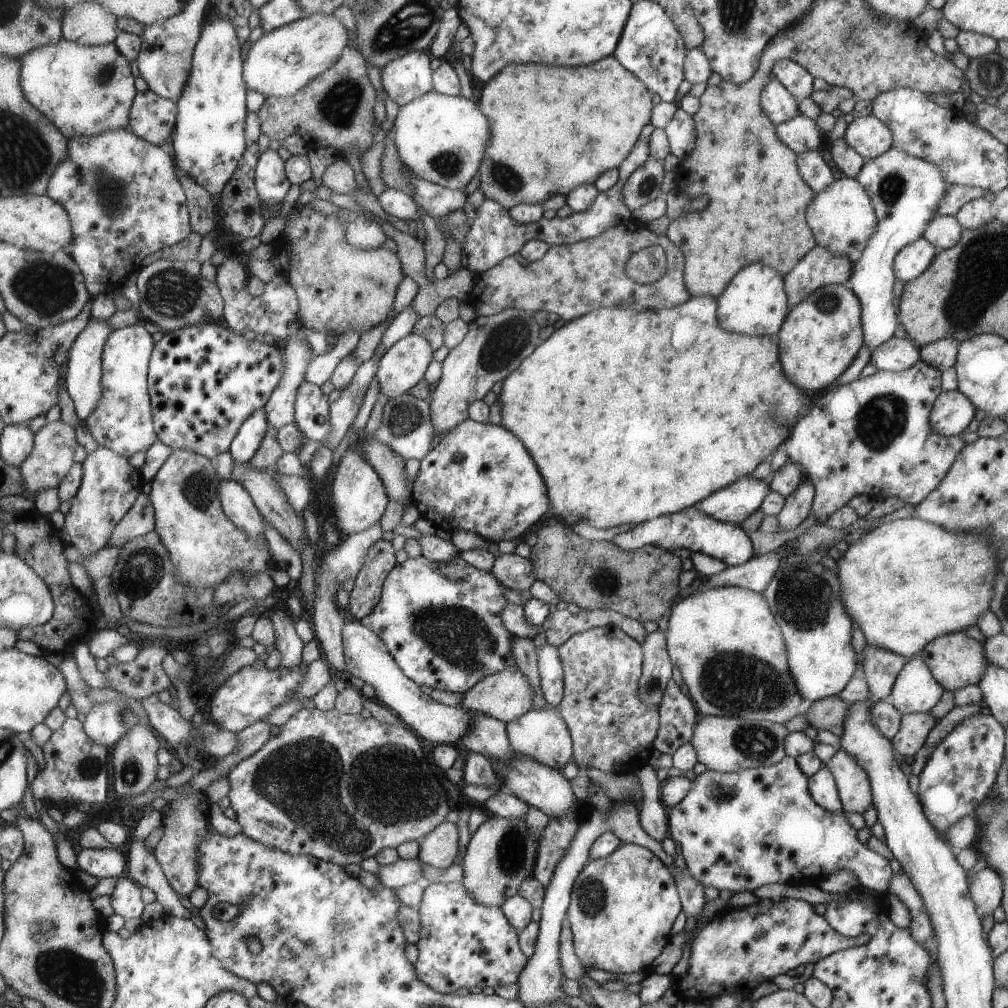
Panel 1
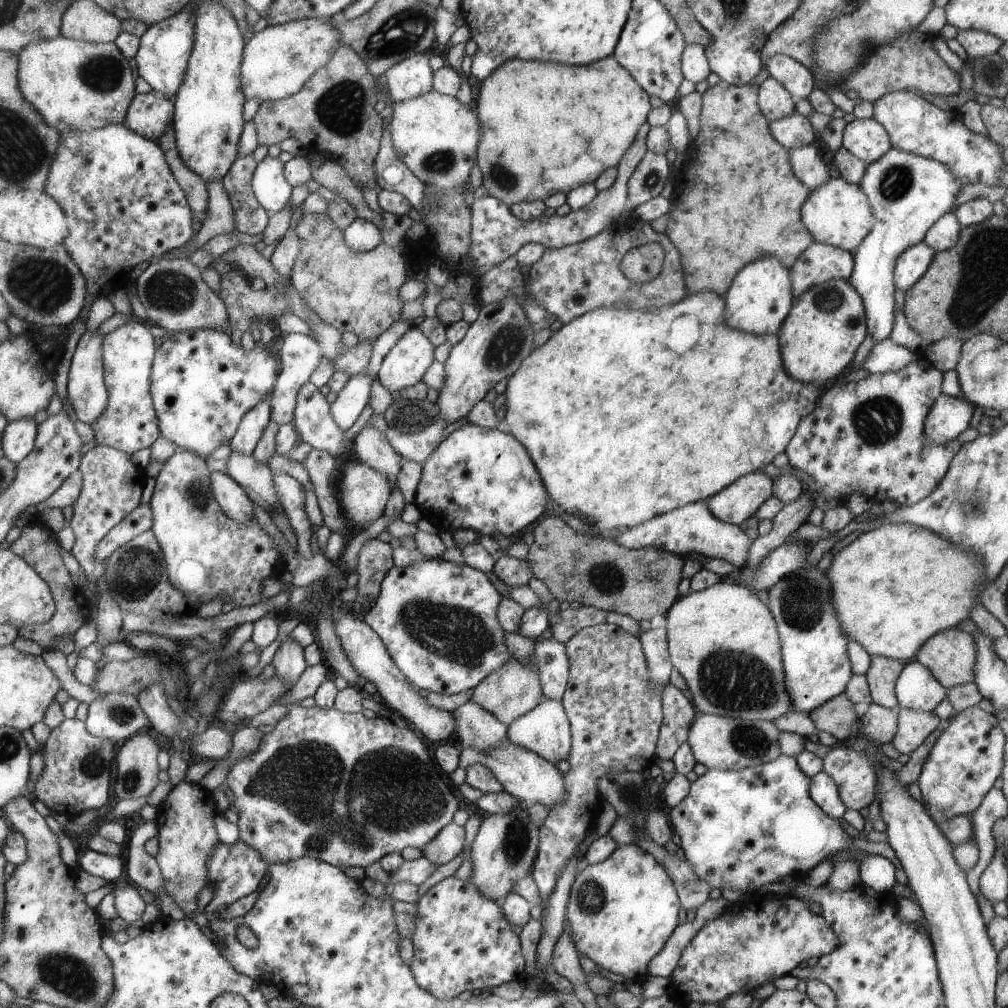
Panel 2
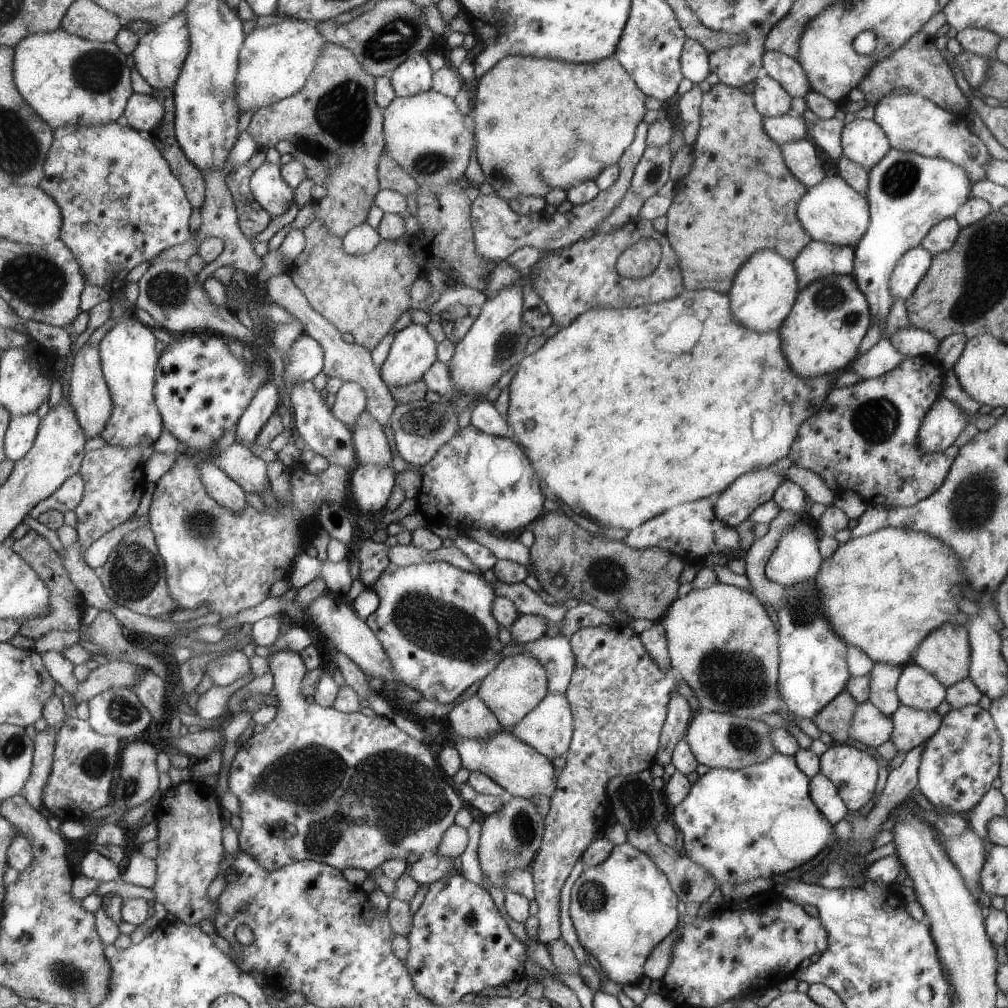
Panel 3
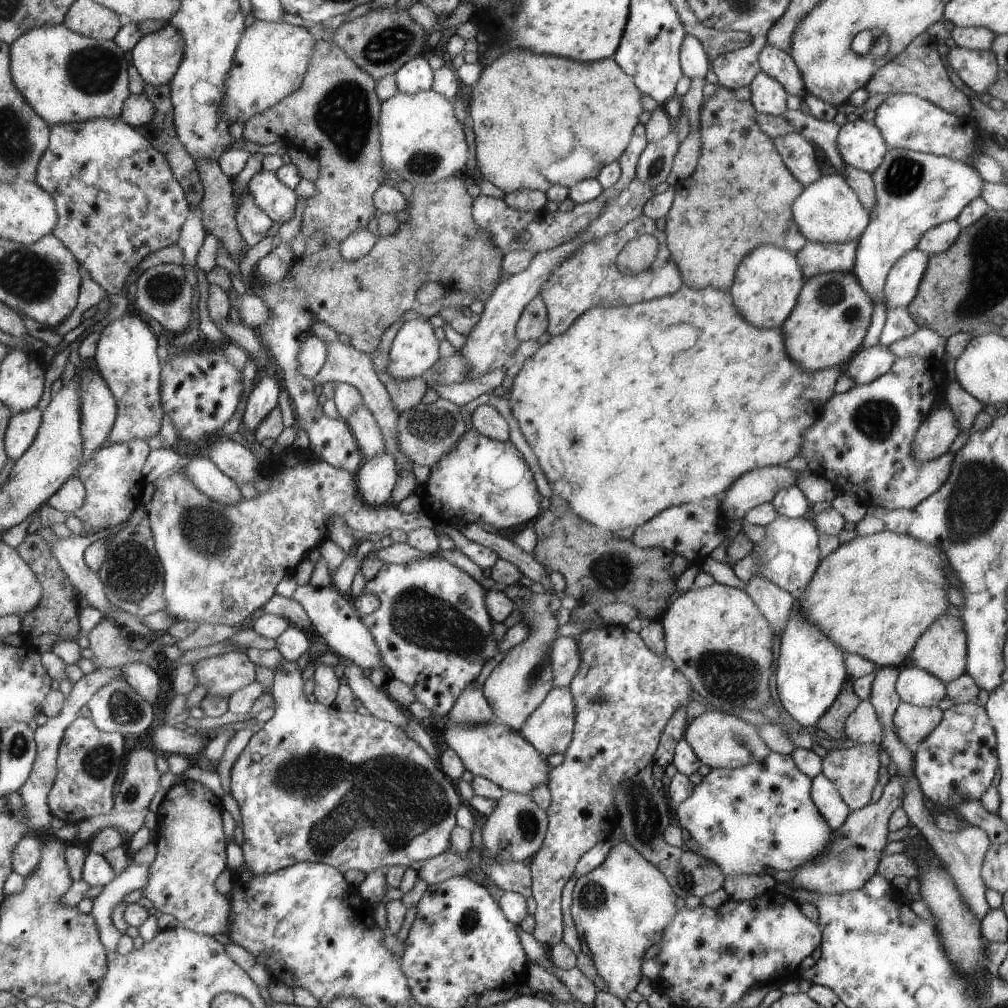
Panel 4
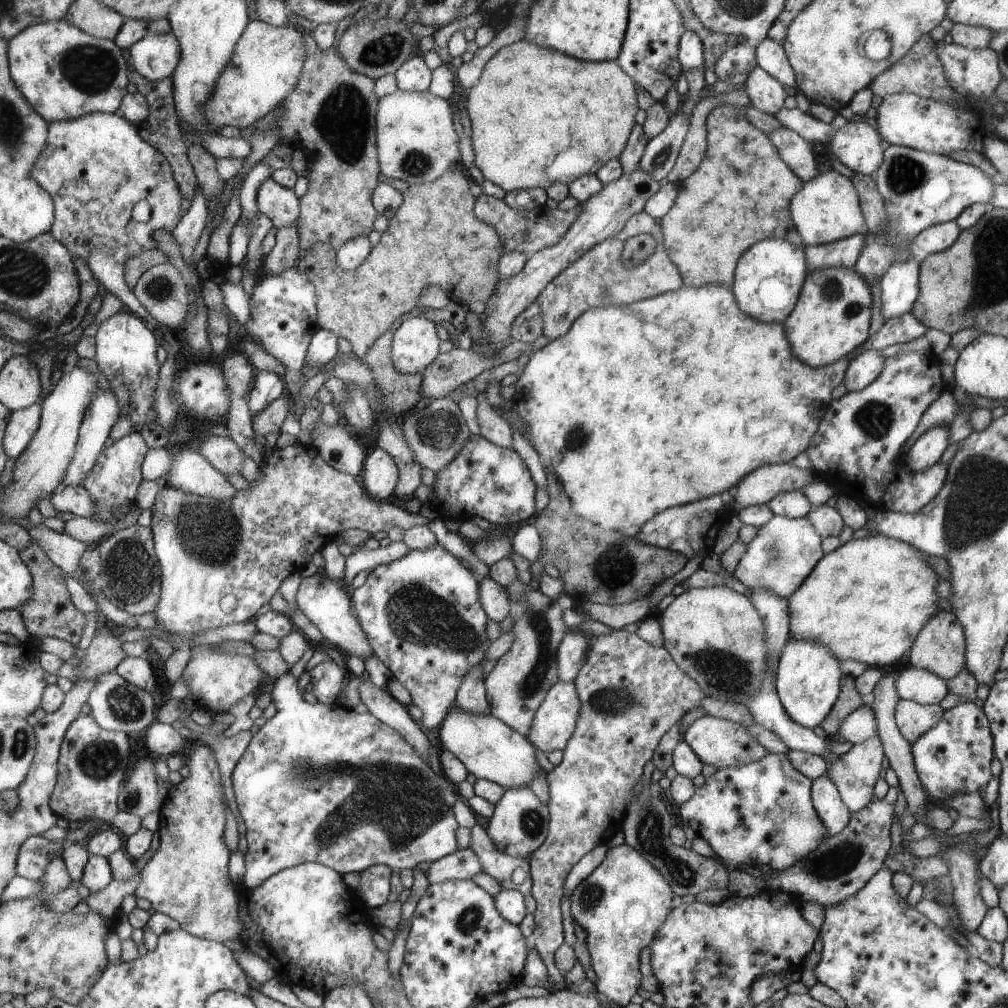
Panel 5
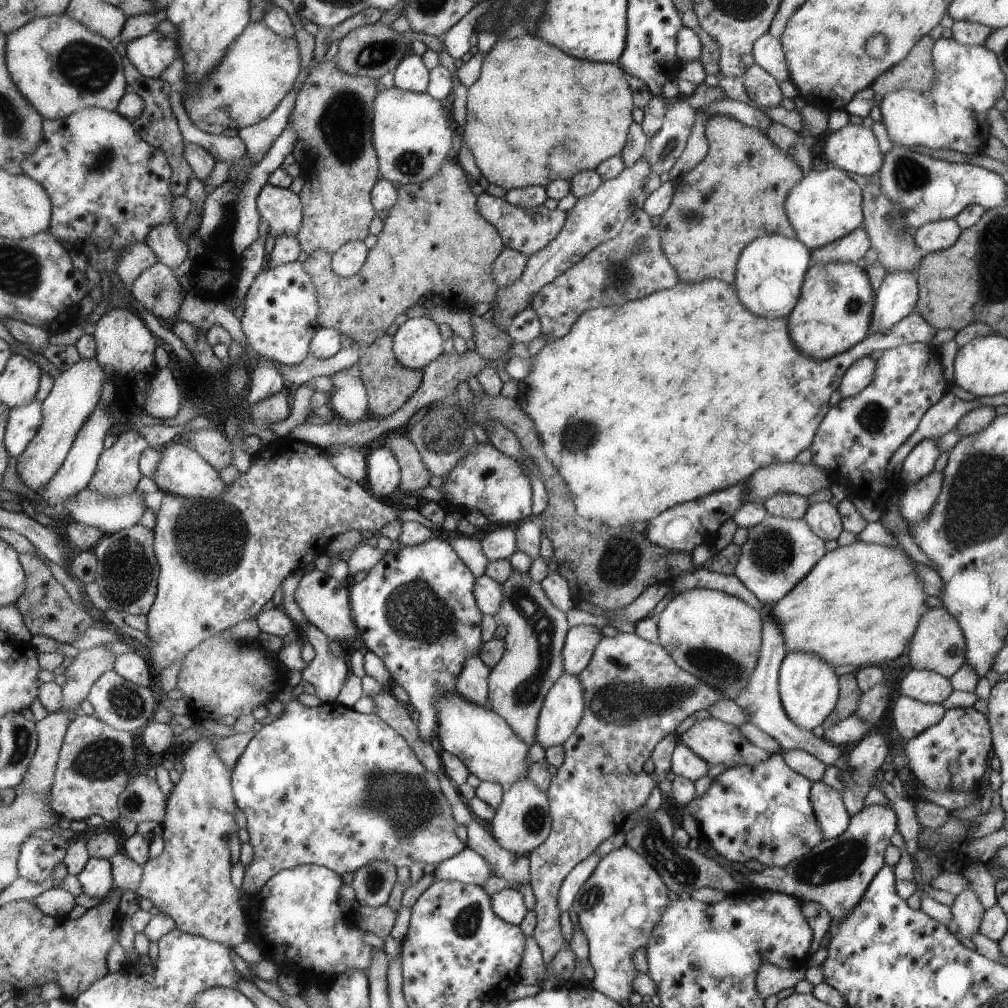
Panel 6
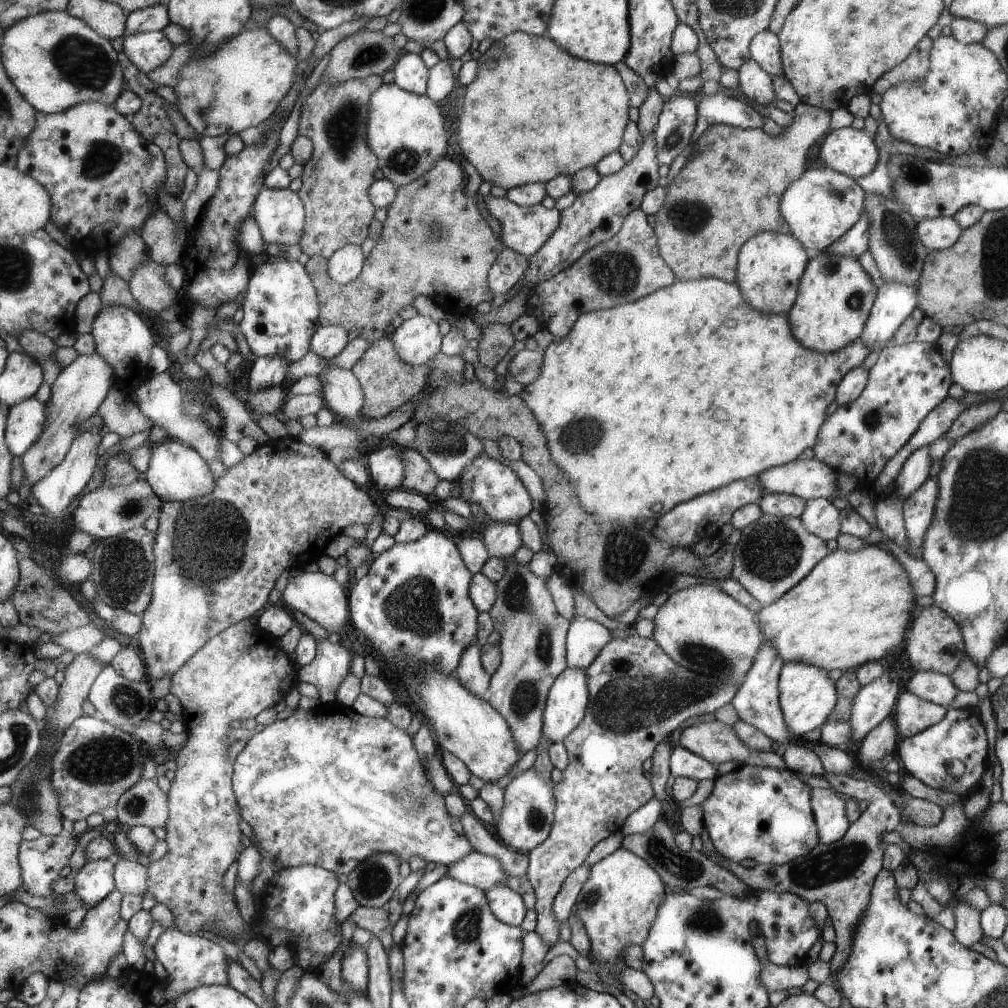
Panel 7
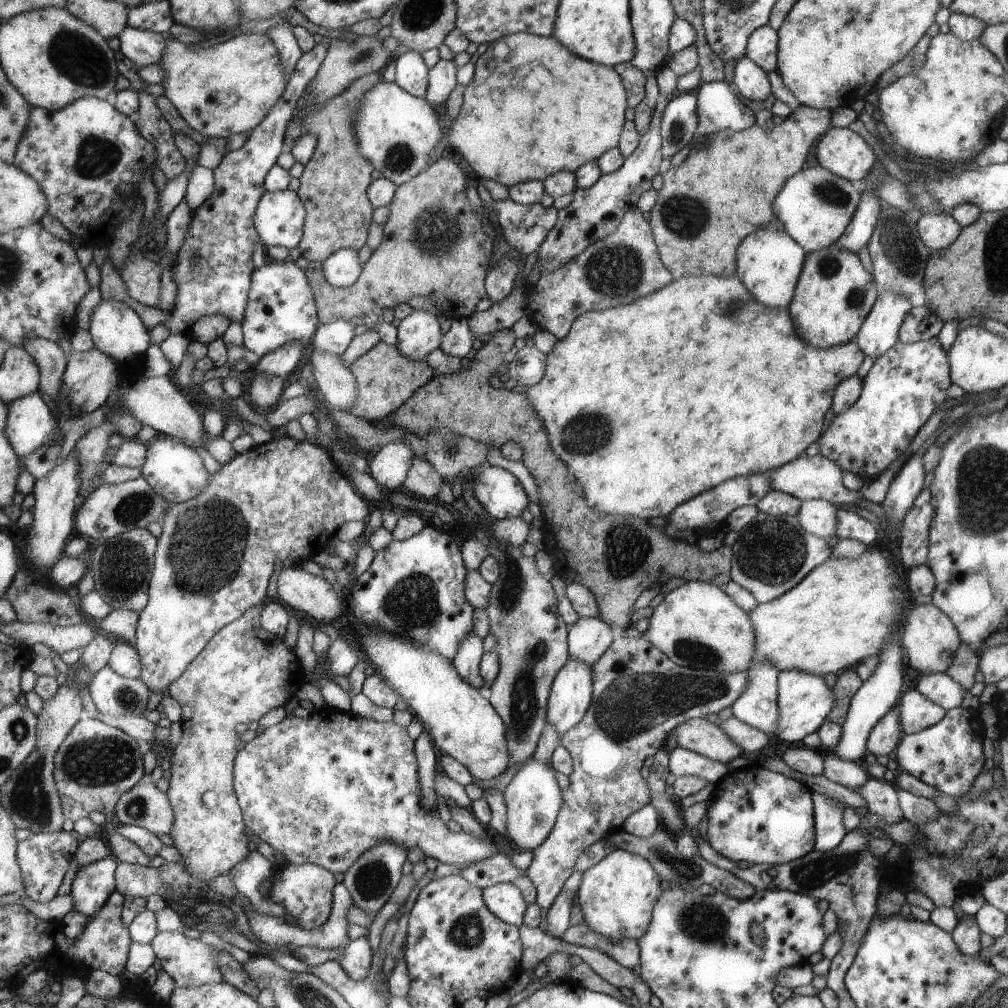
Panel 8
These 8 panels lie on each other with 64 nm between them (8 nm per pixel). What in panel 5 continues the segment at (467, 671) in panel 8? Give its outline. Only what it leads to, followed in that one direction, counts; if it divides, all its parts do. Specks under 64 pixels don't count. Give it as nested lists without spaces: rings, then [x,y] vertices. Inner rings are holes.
[[[483,663],[474,666],[462,680],[457,693],[456,706],[470,713],[490,715],[490,702],[485,688]]]

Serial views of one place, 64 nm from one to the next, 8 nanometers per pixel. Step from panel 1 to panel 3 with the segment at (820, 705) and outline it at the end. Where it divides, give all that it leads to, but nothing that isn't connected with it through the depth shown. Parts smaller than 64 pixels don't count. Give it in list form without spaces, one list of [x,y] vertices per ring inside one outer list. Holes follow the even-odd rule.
[[[846,689],[832,700],[813,722],[821,732],[828,733],[835,744],[847,744],[850,741],[853,715],[858,705],[853,694]]]

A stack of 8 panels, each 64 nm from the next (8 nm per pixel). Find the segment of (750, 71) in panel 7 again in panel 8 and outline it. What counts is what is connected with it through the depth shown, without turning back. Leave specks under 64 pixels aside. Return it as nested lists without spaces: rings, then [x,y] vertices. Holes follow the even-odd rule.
[[[747,56],[737,60],[732,83],[738,86],[738,91],[744,98],[754,102],[766,100],[771,93],[768,74]]]

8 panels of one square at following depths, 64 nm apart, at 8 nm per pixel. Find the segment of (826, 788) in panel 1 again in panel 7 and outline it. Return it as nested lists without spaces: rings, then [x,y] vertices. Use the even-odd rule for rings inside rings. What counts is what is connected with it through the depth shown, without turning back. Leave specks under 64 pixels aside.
[[[812,790],[814,817],[817,822],[817,834],[820,845],[829,846],[844,838],[849,829],[845,802],[833,791]]]

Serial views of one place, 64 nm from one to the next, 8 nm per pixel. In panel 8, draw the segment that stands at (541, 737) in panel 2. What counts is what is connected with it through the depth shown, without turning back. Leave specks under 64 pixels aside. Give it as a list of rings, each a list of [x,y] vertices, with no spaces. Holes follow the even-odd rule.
[[[570,657],[553,681],[547,722],[564,736],[585,719],[593,703],[593,666]]]

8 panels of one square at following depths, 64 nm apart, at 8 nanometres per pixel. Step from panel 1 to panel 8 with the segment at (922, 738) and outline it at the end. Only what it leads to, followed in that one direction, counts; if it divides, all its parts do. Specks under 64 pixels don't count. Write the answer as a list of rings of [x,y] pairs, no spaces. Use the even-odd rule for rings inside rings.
[[[914,687],[907,690],[899,701],[901,728],[905,735],[918,733],[945,719],[945,709],[928,700],[928,697],[923,696]]]

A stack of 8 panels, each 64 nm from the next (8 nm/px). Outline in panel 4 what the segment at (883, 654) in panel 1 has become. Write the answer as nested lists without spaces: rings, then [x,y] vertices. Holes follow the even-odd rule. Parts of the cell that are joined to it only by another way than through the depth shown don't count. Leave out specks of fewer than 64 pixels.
[[[882,666],[876,669],[876,678],[872,682],[871,694],[869,701],[874,706],[878,718],[880,718],[880,724],[886,726],[884,728],[884,740],[882,740],[881,746],[886,748],[890,760],[894,762],[898,774],[902,774],[904,778],[904,798],[903,808],[909,818],[909,822],[919,829],[921,835],[926,838],[928,845],[936,852],[936,856],[942,860],[942,864],[950,870],[950,874],[954,876],[954,882],[956,882],[956,888],[964,900],[964,904],[970,908],[970,912],[976,916],[976,920],[980,922],[986,913],[991,909],[986,902],[986,885],[982,880],[981,870],[982,863],[988,847],[991,845],[990,835],[982,830],[980,827],[969,825],[962,830],[947,833],[940,830],[934,818],[930,813],[930,810],[926,808],[926,796],[922,792],[921,784],[915,775],[915,768],[913,767],[913,754],[908,750],[908,746],[904,746],[902,740],[898,740],[896,732],[894,732],[894,714],[898,705],[901,703],[900,695],[897,691],[897,680],[899,670],[892,666]]]

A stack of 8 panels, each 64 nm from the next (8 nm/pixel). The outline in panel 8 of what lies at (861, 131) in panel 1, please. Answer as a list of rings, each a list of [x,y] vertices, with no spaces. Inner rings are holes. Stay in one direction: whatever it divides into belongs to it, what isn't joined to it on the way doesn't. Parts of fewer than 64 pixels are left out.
[[[831,127],[818,142],[816,156],[821,168],[857,184],[869,175],[878,162],[866,140],[850,128]]]

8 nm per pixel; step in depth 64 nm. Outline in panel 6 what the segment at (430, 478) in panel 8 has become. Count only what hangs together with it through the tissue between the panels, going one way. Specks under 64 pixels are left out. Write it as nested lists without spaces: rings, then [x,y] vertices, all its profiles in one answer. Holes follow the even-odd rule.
[[[404,430],[393,431],[384,437],[384,446],[393,450],[401,466],[401,485],[398,490],[419,494],[422,489],[429,486],[433,475],[423,464],[416,446],[404,434]]]

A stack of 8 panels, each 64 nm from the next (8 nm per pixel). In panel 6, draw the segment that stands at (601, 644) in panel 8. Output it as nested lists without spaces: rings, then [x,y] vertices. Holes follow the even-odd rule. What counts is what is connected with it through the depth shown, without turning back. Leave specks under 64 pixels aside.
[[[574,626],[565,637],[563,659],[565,660],[564,674],[578,675],[591,662],[597,645],[603,640],[601,628],[597,626]]]

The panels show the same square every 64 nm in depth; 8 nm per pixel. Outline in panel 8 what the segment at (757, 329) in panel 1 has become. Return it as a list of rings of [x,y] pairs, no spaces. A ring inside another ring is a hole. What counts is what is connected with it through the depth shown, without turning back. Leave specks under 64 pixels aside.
[[[781,228],[760,229],[754,232],[754,236],[746,236],[737,249],[737,271],[734,275],[750,292],[754,292],[754,298],[758,302],[772,308],[789,308],[796,295],[797,282],[807,258],[805,249]]]

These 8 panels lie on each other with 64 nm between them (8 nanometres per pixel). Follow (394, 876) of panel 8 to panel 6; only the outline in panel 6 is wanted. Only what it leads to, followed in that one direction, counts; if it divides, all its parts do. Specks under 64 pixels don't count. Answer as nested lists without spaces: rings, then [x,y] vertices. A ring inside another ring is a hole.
[[[378,860],[358,868],[351,884],[358,903],[368,907],[386,905],[394,886],[400,883],[397,870],[394,864]]]

